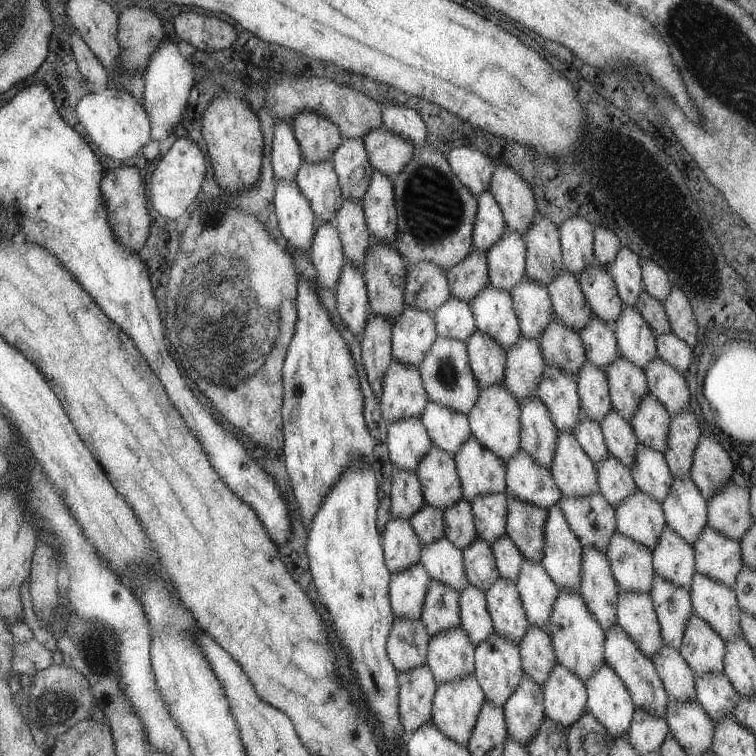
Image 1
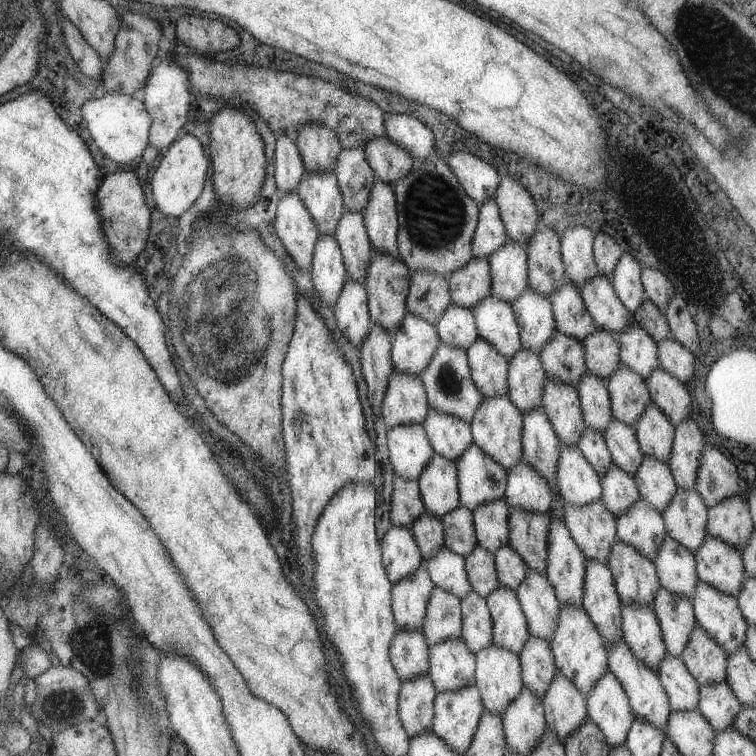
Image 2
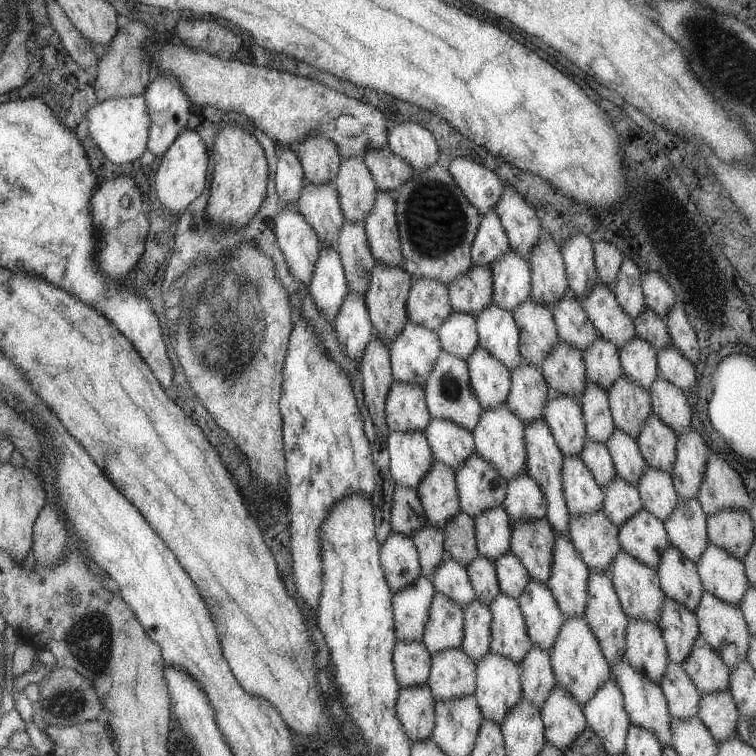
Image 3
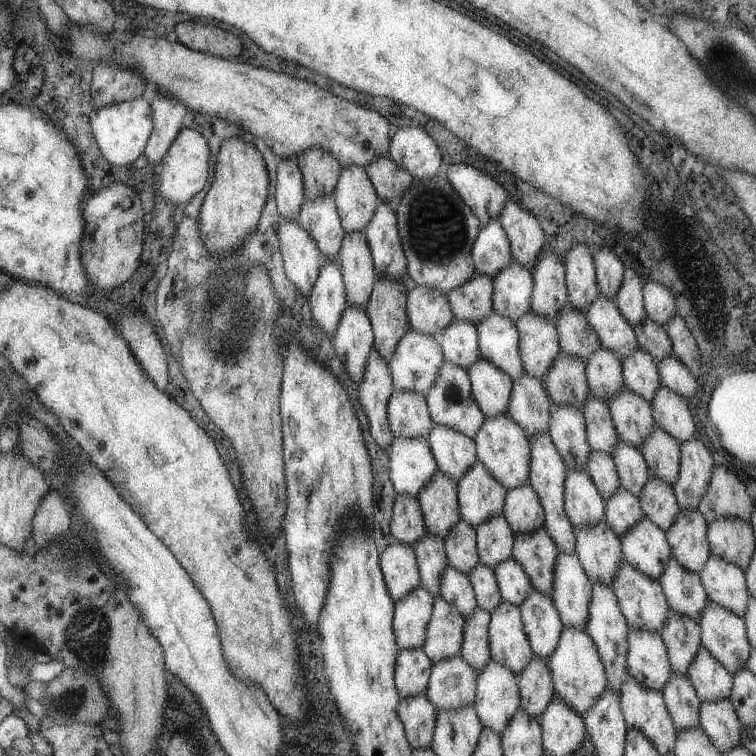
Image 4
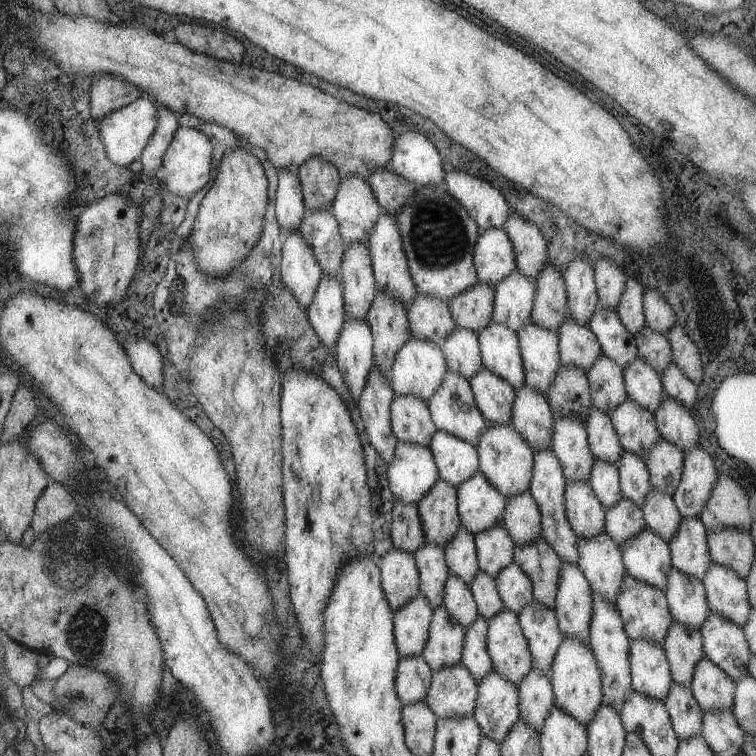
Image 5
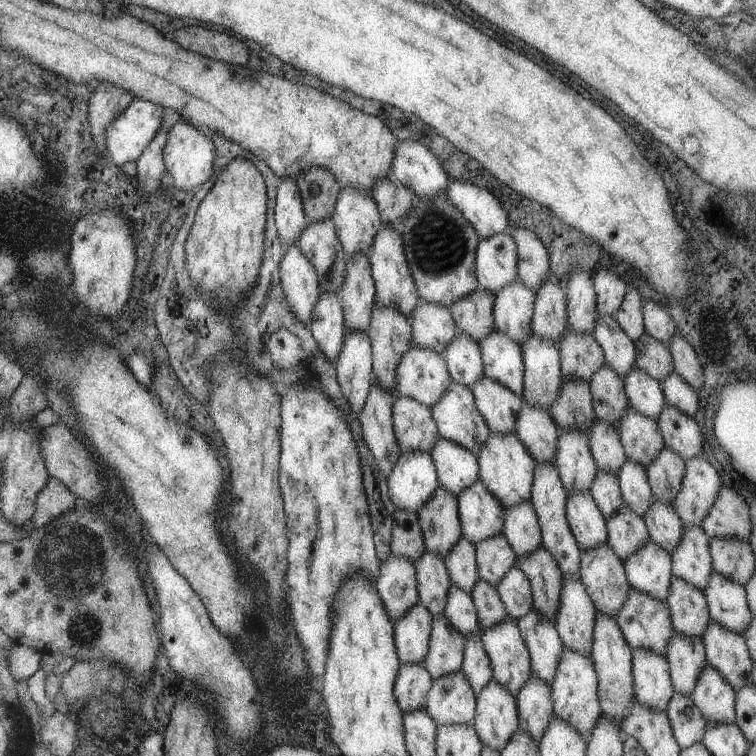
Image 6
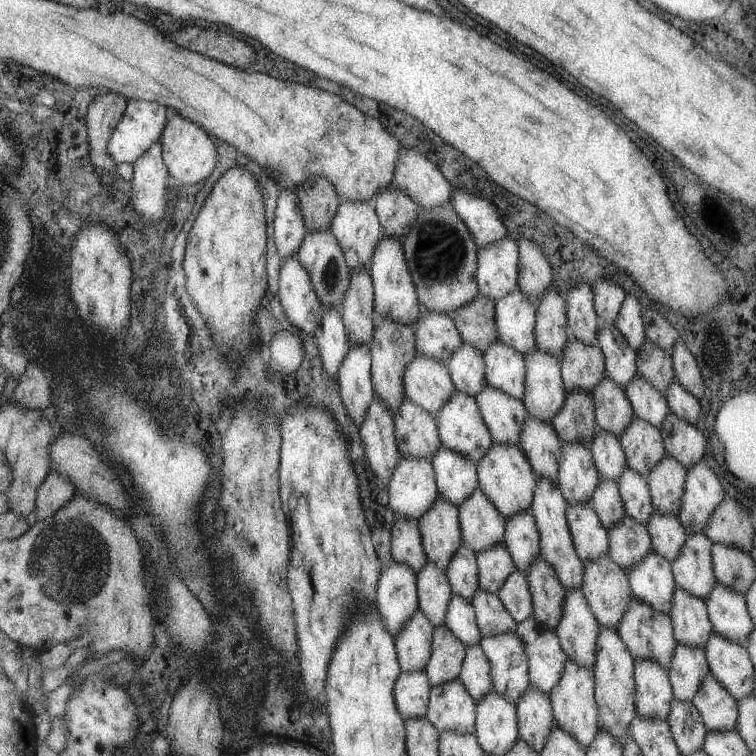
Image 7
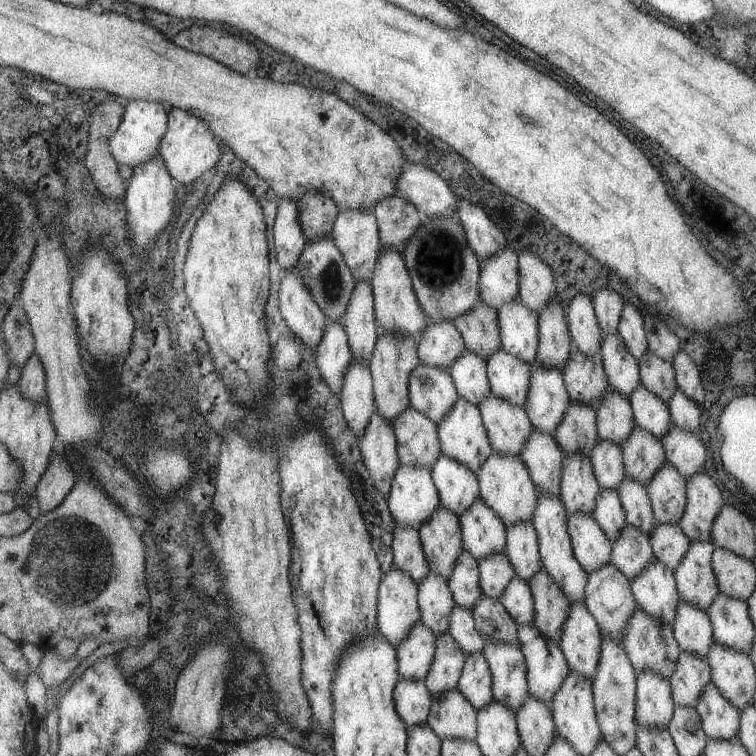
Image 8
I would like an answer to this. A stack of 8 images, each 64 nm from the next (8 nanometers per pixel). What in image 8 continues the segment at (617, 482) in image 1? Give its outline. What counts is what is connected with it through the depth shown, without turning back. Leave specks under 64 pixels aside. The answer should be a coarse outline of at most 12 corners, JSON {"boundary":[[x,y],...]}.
{"boundary":[[631,524],[611,542],[610,564],[631,581],[655,561],[649,536]]}

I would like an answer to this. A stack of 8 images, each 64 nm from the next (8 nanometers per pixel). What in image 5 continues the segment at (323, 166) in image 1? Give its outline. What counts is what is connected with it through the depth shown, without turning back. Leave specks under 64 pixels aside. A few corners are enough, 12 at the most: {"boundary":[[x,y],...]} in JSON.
{"boundary":[[330,210],[309,211],[298,232],[323,277],[341,280],[345,246]]}

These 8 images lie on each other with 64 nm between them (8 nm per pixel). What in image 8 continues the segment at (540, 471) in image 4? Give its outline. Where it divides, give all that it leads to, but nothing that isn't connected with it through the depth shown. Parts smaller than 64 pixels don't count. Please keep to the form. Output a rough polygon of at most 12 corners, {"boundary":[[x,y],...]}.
{"boundary":[[535,494],[540,564],[568,602],[584,602],[559,496]]}

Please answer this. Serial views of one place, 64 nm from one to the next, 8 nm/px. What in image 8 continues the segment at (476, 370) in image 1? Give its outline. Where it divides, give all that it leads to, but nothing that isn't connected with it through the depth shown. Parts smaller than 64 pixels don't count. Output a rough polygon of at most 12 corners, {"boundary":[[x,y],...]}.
{"boundary":[[489,394],[478,410],[491,451],[518,456],[524,408]]}

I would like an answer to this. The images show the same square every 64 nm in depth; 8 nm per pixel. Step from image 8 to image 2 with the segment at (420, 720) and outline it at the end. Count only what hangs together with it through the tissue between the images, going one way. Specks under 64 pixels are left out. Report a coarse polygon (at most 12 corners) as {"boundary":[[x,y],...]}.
{"boundary":[[397,631],[389,658],[400,682],[427,675],[423,633]]}

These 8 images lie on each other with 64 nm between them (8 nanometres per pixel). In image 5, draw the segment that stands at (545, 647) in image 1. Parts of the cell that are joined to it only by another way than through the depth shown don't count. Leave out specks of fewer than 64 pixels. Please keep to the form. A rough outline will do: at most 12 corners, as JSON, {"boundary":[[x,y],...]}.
{"boundary":[[531,669],[517,686],[519,719],[539,732],[553,708],[550,679]]}

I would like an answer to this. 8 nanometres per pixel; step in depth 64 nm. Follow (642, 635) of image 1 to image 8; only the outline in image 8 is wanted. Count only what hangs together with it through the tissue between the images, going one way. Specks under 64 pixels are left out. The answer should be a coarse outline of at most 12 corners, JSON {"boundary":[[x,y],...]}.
{"boundary":[[636,673],[634,718],[665,729],[674,706],[670,685]]}

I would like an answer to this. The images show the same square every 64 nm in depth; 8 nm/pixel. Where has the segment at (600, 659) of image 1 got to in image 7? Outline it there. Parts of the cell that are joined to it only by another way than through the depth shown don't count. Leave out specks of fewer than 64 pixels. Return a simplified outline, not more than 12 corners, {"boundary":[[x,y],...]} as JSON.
{"boundary":[[567,658],[548,695],[554,725],[585,749],[599,730],[591,668]]}

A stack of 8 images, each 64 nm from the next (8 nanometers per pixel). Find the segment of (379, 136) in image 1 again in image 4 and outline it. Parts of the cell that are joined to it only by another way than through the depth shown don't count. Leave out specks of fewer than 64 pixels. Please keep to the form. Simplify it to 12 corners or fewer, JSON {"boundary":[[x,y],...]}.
{"boundary":[[391,159],[365,168],[373,190],[393,205],[415,180]]}

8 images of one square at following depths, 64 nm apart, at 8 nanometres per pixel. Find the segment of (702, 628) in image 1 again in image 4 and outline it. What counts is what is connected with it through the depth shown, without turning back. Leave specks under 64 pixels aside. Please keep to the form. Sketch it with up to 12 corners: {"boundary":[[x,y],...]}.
{"boundary":[[703,647],[686,676],[700,700],[729,700],[732,676]]}

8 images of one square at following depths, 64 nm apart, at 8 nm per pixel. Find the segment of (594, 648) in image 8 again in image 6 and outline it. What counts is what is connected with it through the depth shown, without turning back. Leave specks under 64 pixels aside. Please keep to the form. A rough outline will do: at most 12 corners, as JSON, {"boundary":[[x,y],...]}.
{"boundary":[[562,578],[554,627],[591,658],[596,610],[580,579]]}

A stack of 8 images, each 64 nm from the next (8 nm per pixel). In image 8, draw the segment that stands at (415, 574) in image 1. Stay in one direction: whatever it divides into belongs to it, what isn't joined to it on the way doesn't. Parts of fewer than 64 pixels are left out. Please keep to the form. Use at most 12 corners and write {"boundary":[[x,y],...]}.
{"boundary":[[421,620],[396,649],[398,680],[424,680],[435,636]]}

